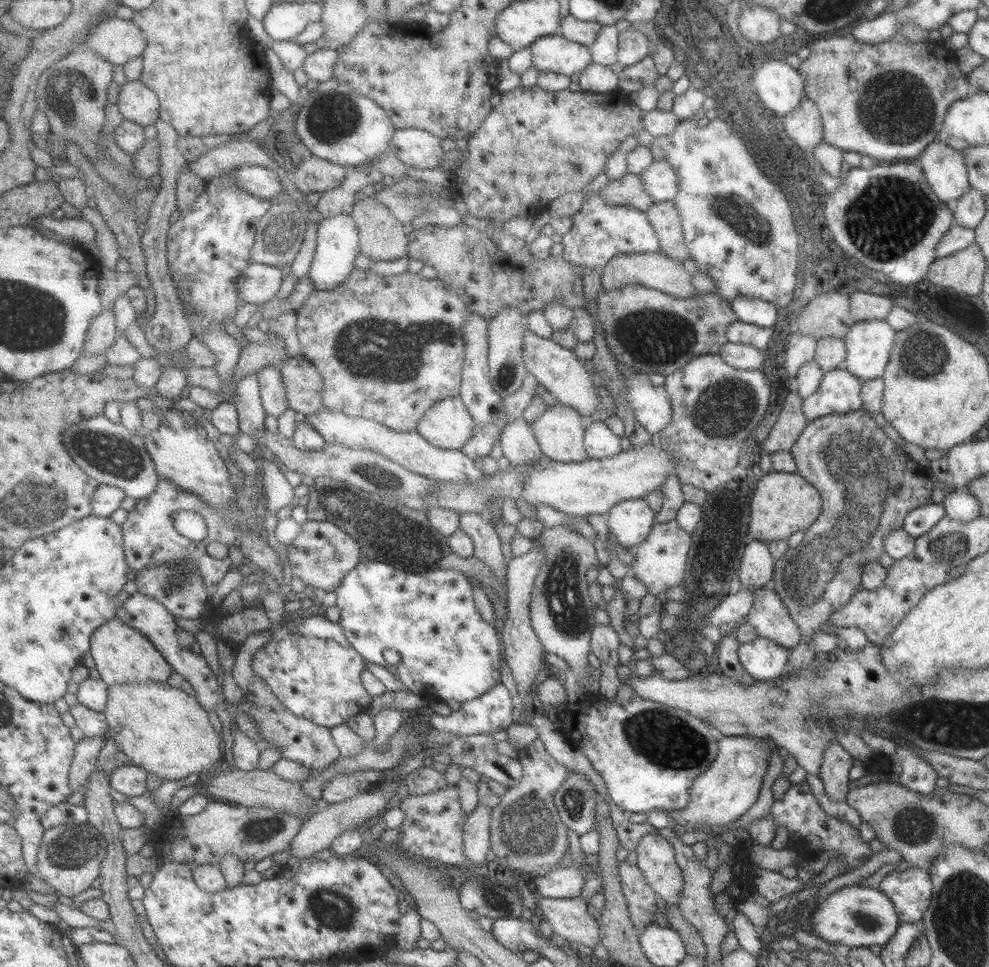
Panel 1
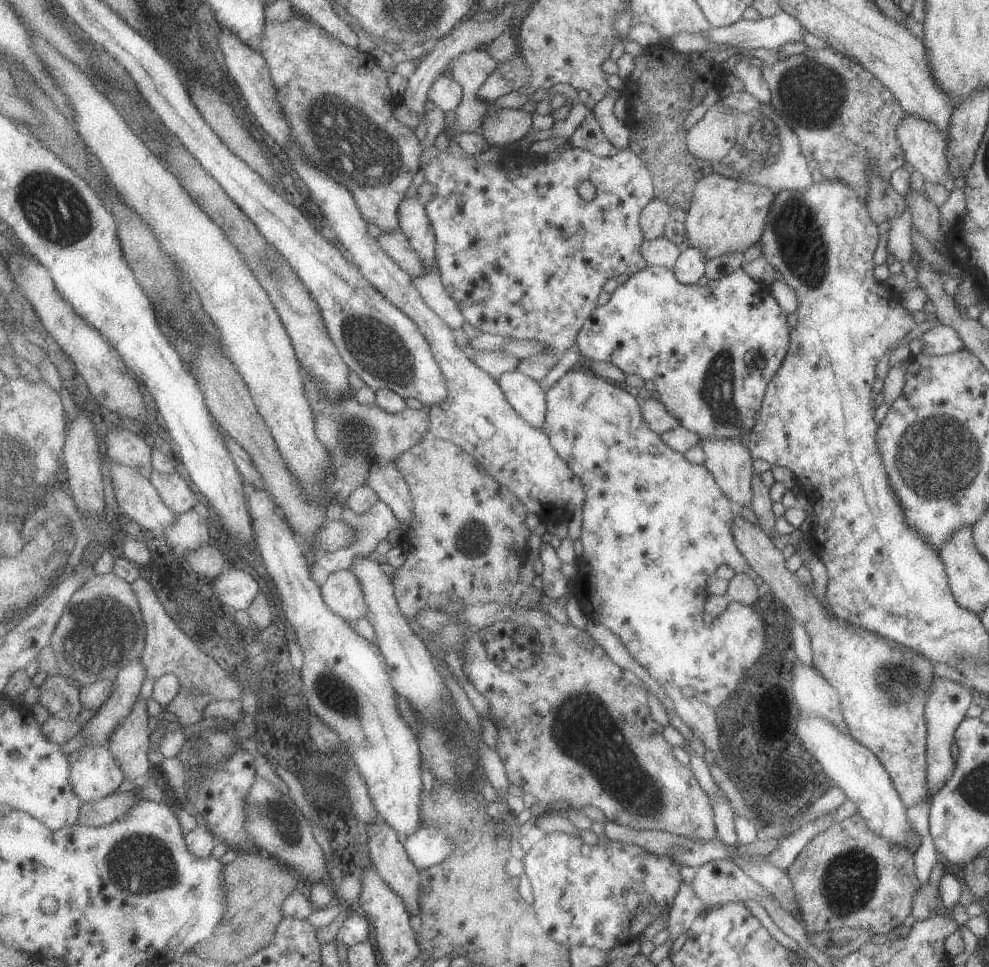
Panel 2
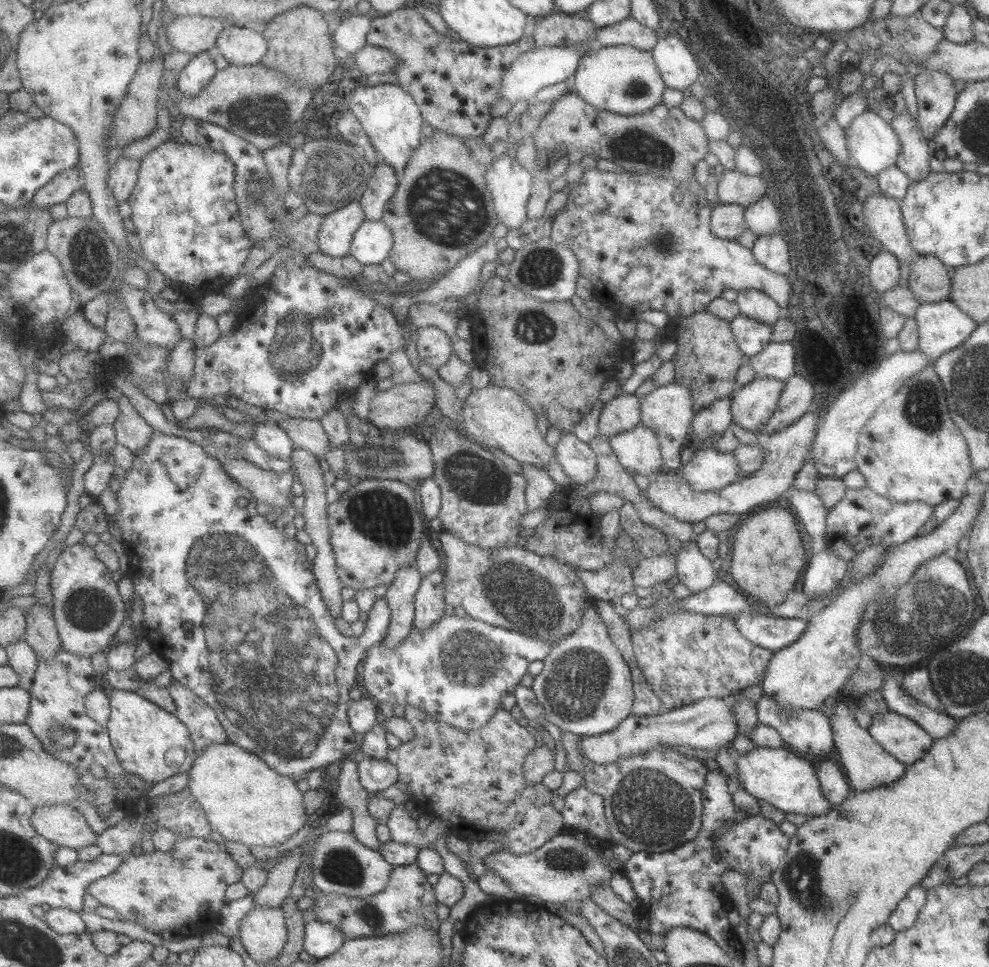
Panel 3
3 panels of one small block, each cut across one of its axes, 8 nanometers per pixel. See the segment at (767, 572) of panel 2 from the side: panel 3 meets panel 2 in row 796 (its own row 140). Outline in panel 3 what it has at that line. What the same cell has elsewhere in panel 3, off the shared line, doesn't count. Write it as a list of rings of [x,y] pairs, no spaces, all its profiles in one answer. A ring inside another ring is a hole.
[[[908,110],[894,114],[890,126],[896,132],[902,146],[896,160],[897,168],[913,183],[926,179],[931,174],[930,159],[933,152],[931,141],[923,136],[918,126],[914,127],[914,119]]]

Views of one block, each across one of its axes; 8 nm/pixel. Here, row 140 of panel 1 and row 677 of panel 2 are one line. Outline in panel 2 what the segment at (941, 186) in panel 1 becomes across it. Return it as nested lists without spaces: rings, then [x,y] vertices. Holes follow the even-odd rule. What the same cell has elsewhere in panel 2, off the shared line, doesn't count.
[[[934,678],[934,682],[928,688],[928,702],[926,702],[925,718],[927,721],[927,770],[926,786],[928,794],[932,796],[938,792],[951,777],[955,770],[954,756],[951,754],[952,742],[955,741],[955,733],[960,722],[967,718],[967,711],[973,701],[970,690],[948,678]]]

